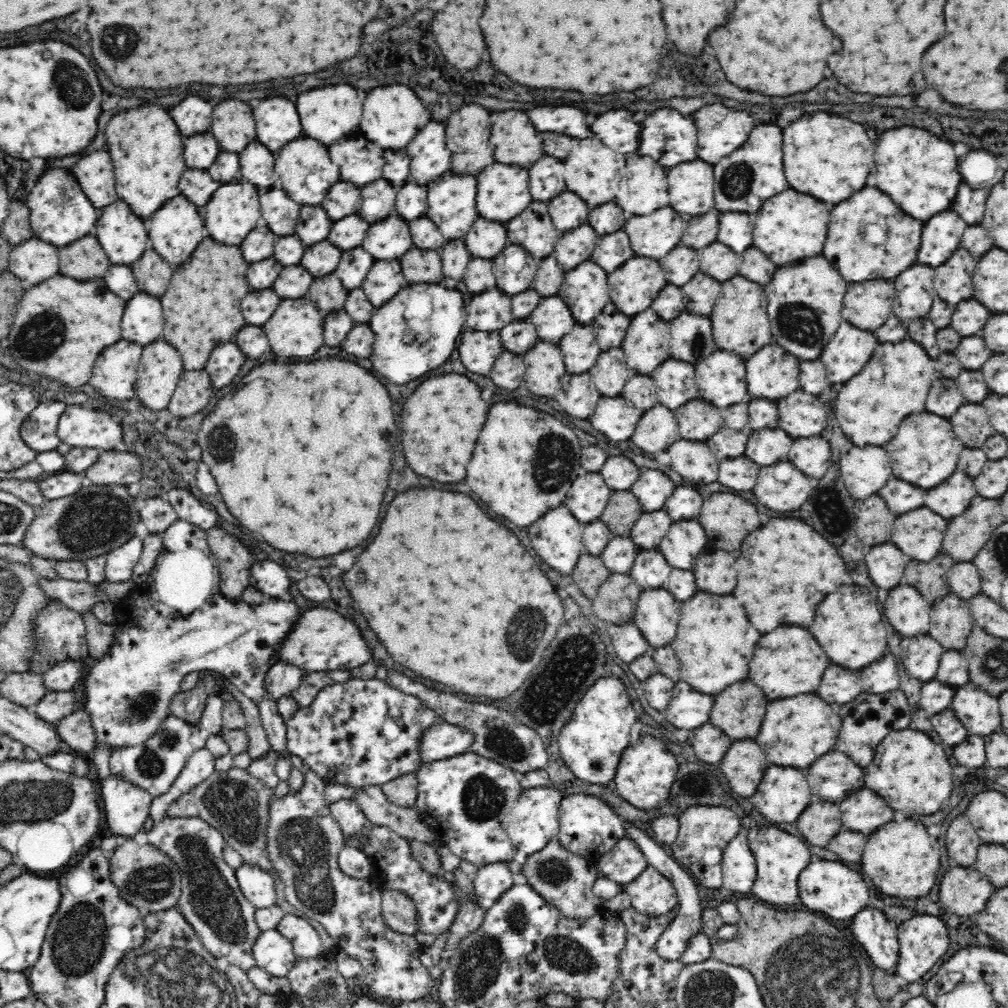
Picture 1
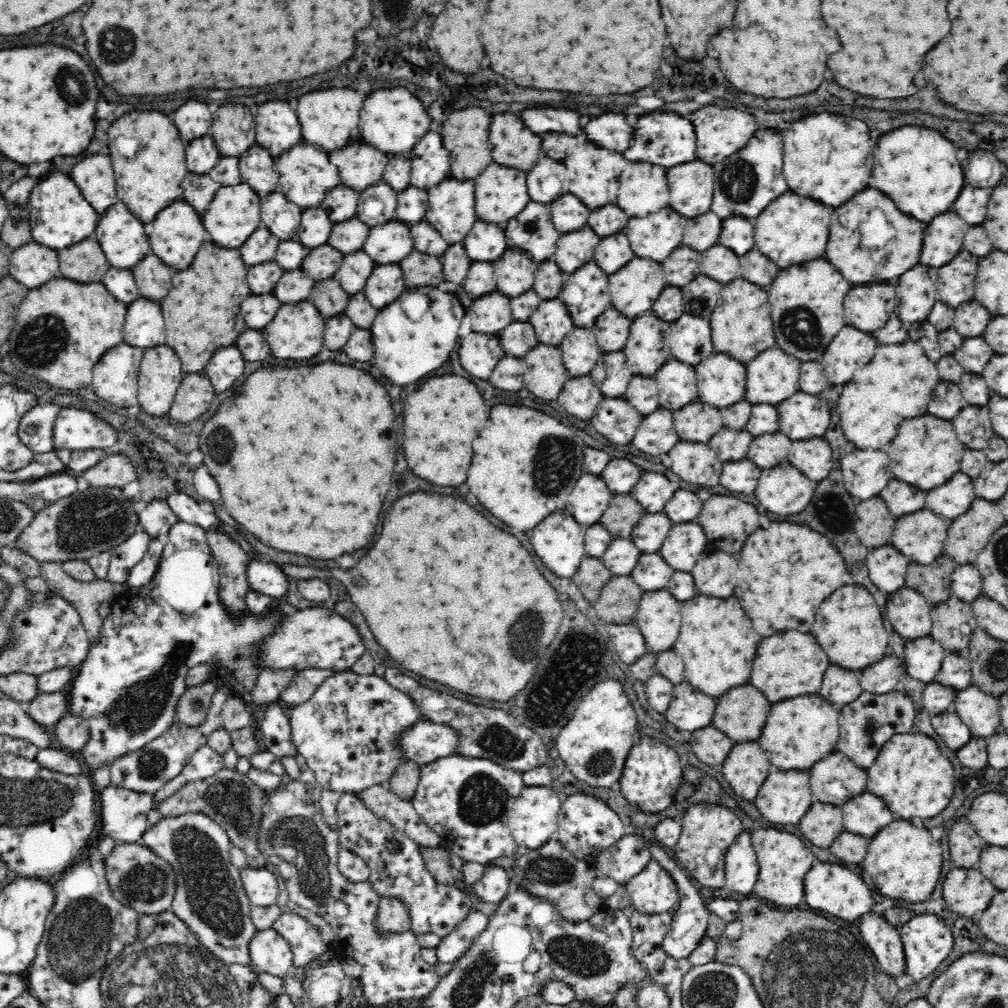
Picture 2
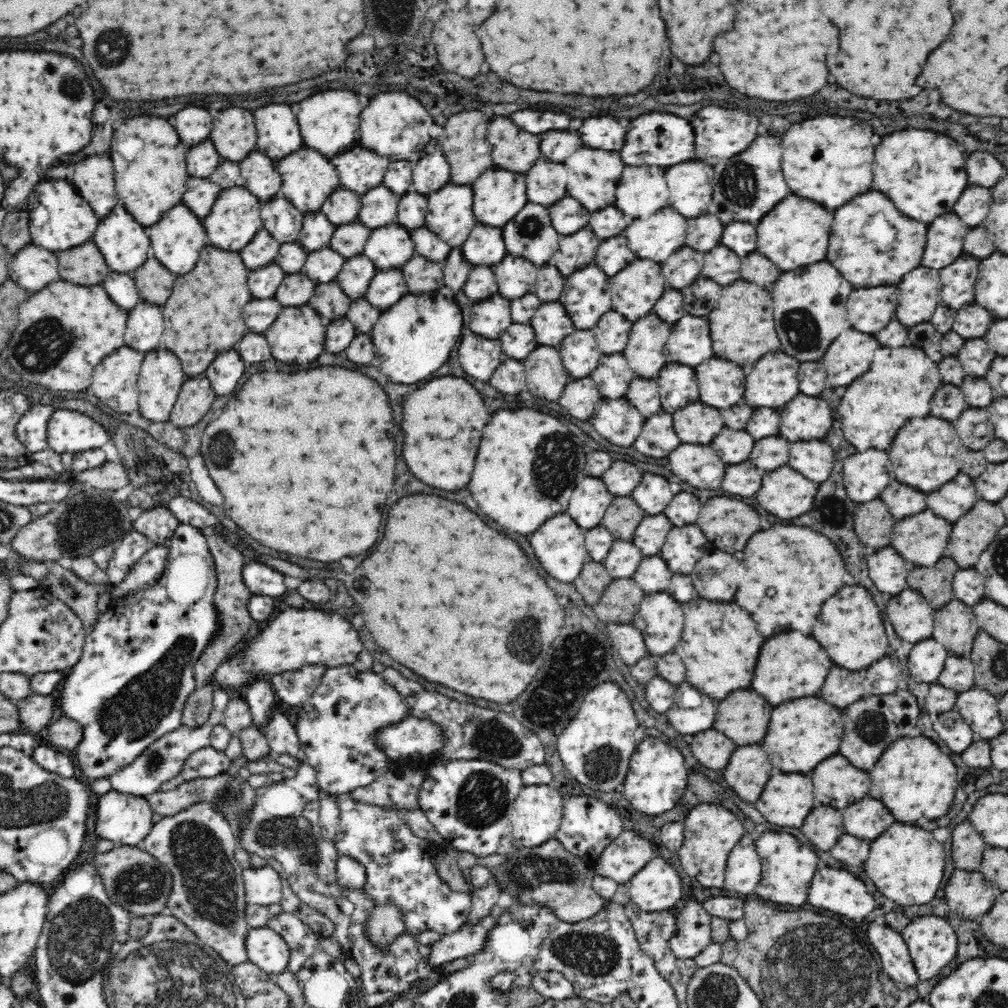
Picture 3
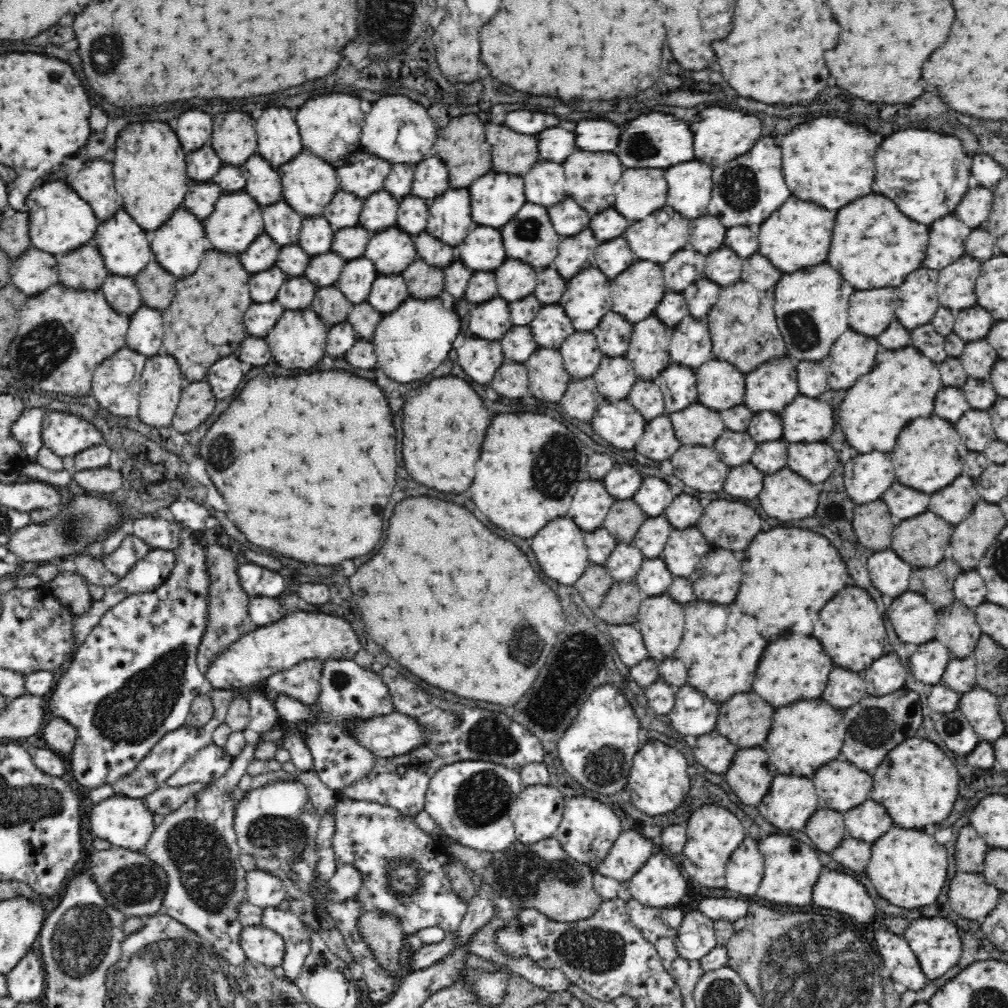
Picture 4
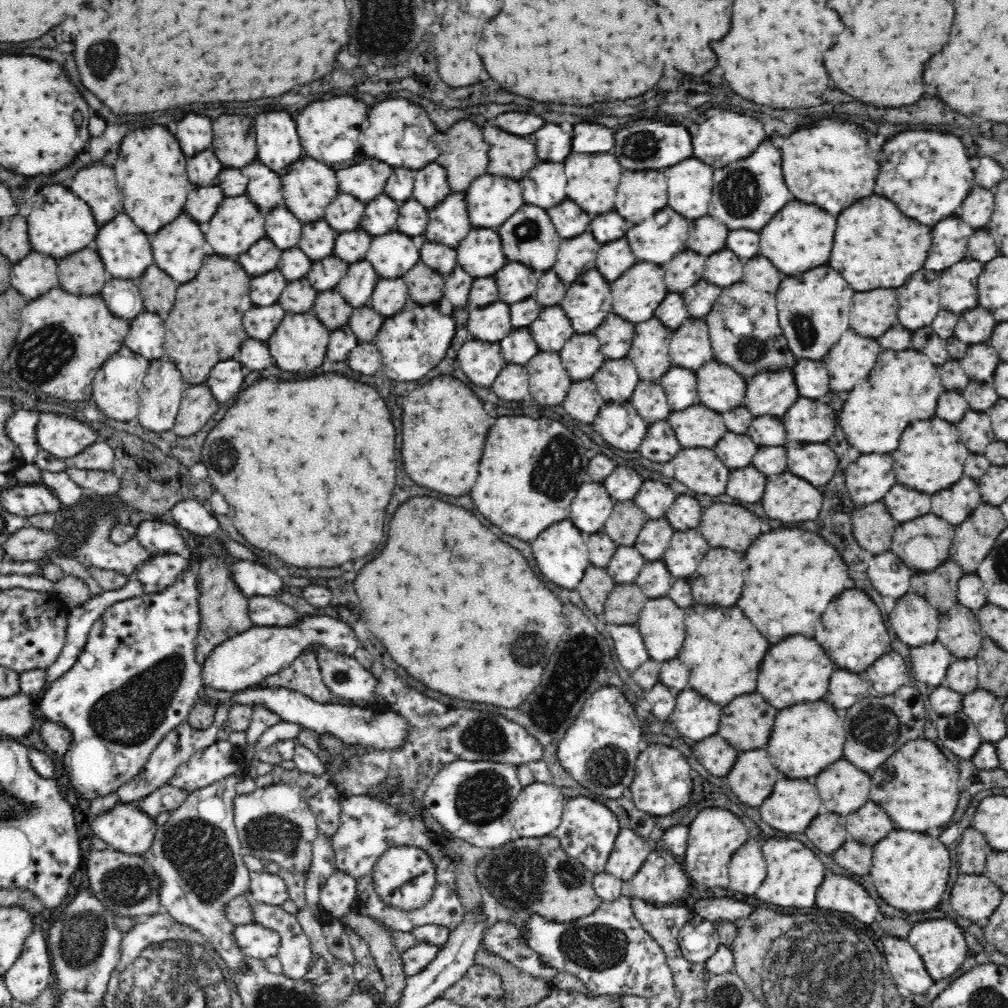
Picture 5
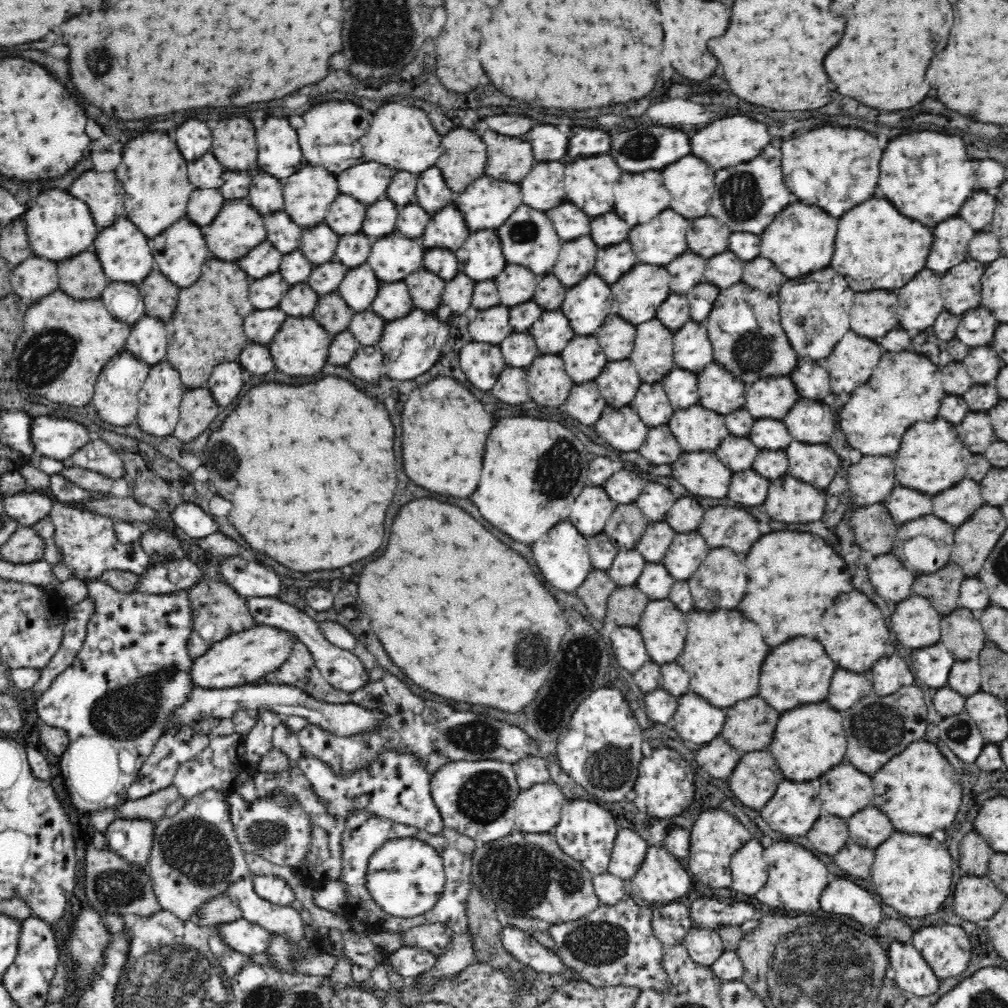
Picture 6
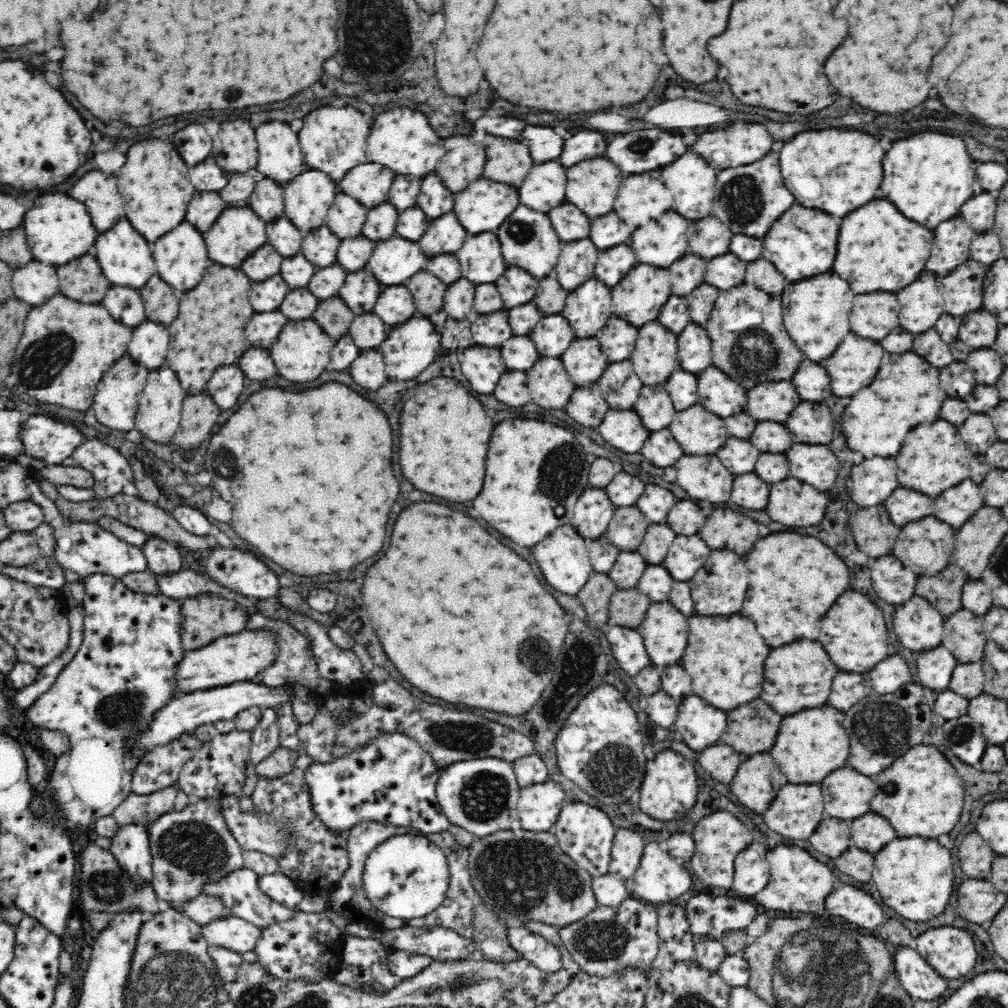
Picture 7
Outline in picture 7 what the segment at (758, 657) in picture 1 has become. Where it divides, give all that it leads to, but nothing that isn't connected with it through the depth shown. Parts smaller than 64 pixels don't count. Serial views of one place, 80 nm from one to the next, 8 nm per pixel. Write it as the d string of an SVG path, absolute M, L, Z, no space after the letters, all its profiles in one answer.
M802 638L768 654L764 666L764 690L760 698L768 702L778 714L794 714L804 708L818 708L828 702L828 694L836 674L836 664L828 658L824 646L820 642Z

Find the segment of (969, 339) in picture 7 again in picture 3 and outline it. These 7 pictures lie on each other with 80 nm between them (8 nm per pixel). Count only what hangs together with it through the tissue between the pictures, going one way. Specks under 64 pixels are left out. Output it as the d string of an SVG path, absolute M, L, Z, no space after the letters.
M978 304L962 306L954 320L954 332L958 332L962 338L980 338L986 334L988 326L992 322L992 314L984 310Z

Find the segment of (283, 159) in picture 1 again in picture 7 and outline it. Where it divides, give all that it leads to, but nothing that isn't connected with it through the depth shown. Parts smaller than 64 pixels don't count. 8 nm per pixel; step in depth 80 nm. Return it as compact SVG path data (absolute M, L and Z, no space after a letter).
M313 169L296 175L288 184L284 184L283 189L284 214L303 234L325 224L327 212L338 194L337 183L325 172Z

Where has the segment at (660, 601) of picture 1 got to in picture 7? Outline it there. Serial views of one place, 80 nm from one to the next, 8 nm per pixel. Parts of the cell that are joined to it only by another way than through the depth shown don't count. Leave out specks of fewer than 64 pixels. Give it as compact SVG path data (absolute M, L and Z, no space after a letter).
M668 599L662 602L652 602L643 622L635 630L642 635L647 654L656 666L670 666L670 664L680 662L686 642L688 642L688 618Z

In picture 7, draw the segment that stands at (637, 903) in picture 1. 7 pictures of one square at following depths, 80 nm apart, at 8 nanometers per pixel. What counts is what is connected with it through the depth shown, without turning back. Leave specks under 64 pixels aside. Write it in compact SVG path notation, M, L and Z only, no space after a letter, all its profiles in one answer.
M656 842L645 845L644 856L632 878L633 899L655 905L668 903L692 886L690 872L663 845Z

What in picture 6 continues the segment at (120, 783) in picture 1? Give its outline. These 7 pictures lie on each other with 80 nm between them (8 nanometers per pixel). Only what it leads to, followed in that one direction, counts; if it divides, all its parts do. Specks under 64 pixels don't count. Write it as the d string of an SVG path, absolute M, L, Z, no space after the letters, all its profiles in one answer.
M114 818L102 832L108 841L106 848L124 860L146 869L153 845L156 823L145 818Z

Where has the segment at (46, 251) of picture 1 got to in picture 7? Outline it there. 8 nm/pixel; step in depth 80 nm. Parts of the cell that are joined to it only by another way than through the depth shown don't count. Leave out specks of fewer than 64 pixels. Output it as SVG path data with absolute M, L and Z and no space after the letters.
M32 260L24 268L13 271L11 287L15 298L32 306L40 306L52 298L52 294L58 294L56 268Z

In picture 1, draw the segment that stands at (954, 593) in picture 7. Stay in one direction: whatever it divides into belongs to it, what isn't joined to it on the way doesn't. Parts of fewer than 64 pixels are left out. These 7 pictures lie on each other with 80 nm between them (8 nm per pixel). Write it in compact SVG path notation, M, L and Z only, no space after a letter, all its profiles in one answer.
M944 552L936 555L930 562L911 559L905 566L902 583L917 588L931 604L950 592L948 572L953 564L954 560L950 556L946 556Z

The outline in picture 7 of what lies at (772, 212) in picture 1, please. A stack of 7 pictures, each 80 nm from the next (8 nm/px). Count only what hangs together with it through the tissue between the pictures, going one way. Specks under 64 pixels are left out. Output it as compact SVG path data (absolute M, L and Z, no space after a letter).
M794 204L788 208L786 214L776 220L768 234L762 238L764 252L762 256L770 260L788 280L802 280L816 274L824 274L832 268L836 258L836 244L838 244L838 220L812 208L804 208Z

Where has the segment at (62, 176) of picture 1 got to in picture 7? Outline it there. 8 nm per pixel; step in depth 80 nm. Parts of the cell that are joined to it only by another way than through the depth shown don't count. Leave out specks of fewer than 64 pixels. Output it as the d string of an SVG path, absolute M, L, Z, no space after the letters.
M46 194L34 200L34 208L24 216L24 230L28 236L30 250L36 260L44 260L48 264L68 264L84 254L88 254L90 246L96 242L98 230L92 226L90 214L86 206L66 194Z

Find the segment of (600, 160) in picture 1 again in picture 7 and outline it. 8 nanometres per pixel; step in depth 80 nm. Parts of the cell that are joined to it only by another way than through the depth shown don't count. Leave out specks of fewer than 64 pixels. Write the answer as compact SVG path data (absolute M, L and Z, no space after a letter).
M608 158L584 160L568 168L566 176L568 202L576 204L590 218L612 212L622 174Z

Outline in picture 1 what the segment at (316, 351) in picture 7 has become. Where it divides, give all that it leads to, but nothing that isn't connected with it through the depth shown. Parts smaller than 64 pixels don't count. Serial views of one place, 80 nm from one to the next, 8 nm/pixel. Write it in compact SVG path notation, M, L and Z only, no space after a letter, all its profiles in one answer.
M298 298L298 300L282 300L276 314L272 314L272 318L262 326L262 330L266 332L270 346L274 350L274 354L284 356L284 358L304 358L304 356L312 356L320 346L324 345L324 315L317 308L316 303L309 298Z

